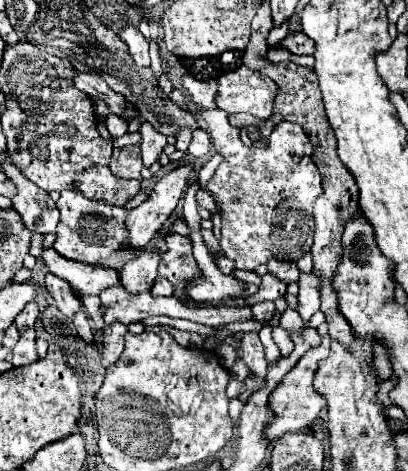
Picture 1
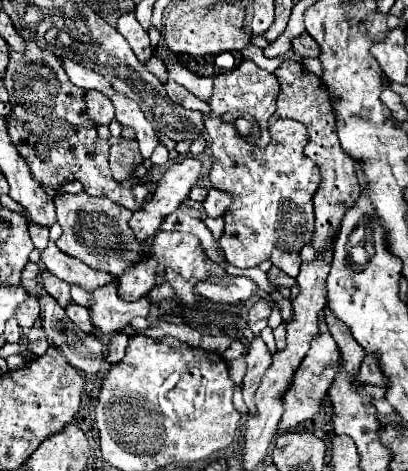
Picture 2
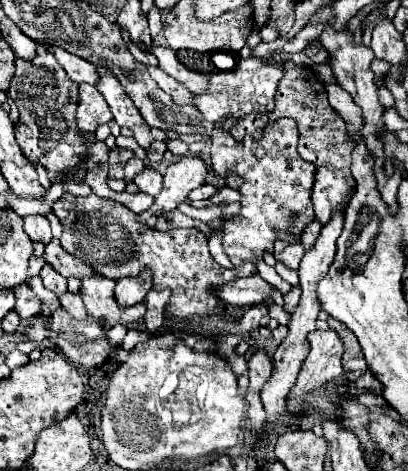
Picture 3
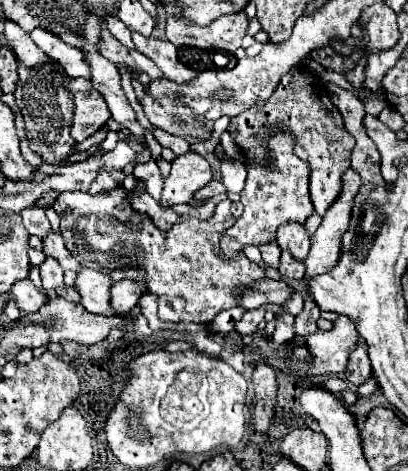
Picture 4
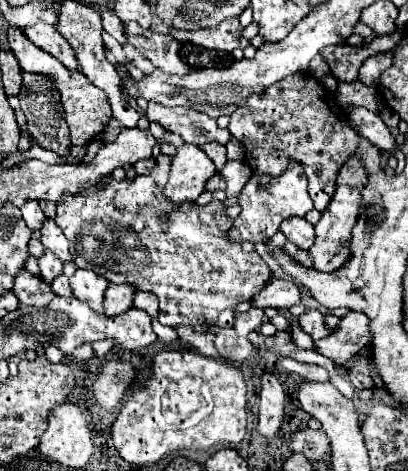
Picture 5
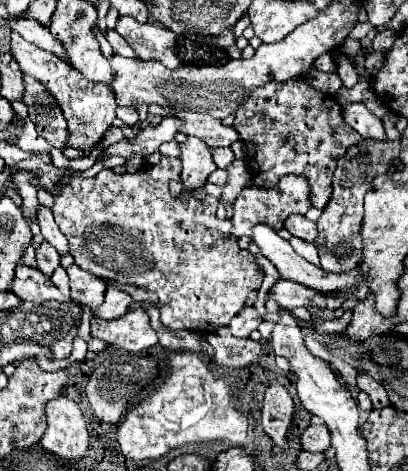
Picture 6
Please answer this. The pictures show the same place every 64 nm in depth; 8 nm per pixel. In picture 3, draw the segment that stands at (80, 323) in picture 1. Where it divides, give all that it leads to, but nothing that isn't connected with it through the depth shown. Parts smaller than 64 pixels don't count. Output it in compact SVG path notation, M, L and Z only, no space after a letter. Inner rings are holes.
M64 292L64 294L60 294L60 304L62 304L64 308L68 308L68 310L72 312L72 316L84 316L84 314L86 314L80 296L74 294L74 292Z

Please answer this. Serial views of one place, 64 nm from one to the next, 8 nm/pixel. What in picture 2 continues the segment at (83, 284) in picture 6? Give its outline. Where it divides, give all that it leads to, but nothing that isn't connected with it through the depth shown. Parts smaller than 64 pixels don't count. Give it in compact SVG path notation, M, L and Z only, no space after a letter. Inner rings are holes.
M104 284L100 288L90 290L94 298L90 306L90 318L98 332L112 334L118 328L126 328L136 316L148 314L148 298L140 298L136 302L122 302L116 294L116 284Z

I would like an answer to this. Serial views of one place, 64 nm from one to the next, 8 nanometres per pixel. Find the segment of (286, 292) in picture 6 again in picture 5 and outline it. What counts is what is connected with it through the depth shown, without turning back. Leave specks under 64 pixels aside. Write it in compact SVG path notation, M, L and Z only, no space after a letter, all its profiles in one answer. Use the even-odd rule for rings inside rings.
M274 276L256 296L252 296L252 304L258 308L274 306L280 310L280 308L290 308L300 302L302 302L302 292L292 280L282 280Z

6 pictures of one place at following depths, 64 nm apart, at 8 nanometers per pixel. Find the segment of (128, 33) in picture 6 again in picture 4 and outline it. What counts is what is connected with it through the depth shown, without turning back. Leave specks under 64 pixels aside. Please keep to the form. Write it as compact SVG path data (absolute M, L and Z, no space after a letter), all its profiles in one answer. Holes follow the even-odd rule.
M132 32L132 40L134 40L136 50L146 54L150 60L154 60L154 64L162 70L162 74L166 78L170 78L174 82L186 82L186 80L198 76L198 72L194 68L180 62L178 48L172 42L144 36L140 32Z

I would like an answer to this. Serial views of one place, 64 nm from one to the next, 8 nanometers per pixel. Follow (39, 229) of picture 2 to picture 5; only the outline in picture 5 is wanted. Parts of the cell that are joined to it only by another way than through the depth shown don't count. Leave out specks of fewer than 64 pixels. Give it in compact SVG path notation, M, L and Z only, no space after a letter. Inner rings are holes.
M28 200L26 204L30 206L30 210L22 210L22 218L30 230L38 230L44 222L44 212L38 206L38 202L34 202L34 200Z

